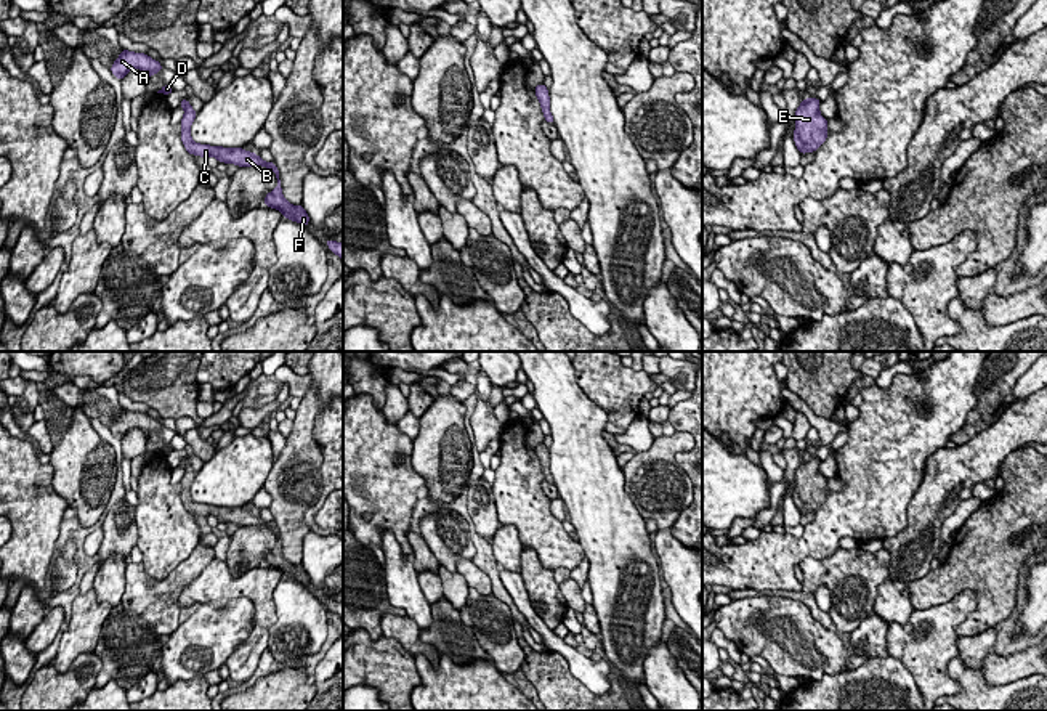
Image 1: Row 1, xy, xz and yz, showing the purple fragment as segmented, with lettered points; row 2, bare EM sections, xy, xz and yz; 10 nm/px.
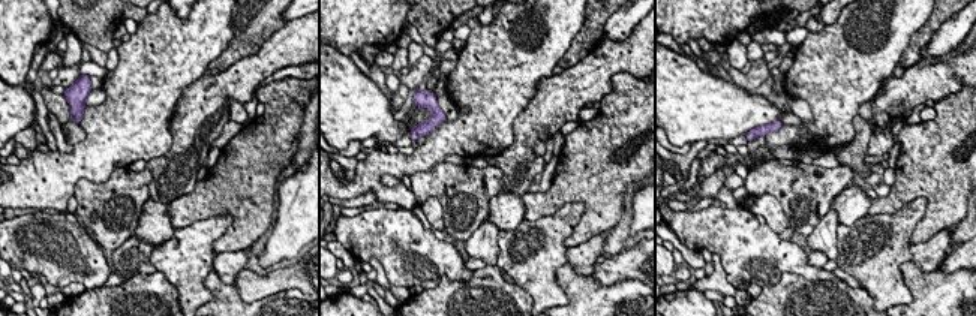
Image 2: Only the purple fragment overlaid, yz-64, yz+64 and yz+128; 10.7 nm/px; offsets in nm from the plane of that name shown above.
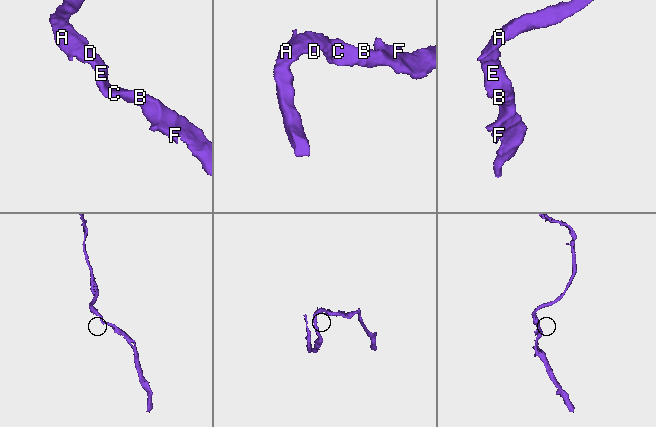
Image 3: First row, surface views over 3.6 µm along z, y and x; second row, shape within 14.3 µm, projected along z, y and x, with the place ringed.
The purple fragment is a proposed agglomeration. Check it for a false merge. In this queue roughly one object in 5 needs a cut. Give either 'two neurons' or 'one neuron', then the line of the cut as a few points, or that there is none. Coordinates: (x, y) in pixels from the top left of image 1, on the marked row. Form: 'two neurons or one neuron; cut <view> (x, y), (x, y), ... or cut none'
one neuron; cut none

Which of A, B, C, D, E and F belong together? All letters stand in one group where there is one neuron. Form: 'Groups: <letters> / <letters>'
Groups: A B C D E F

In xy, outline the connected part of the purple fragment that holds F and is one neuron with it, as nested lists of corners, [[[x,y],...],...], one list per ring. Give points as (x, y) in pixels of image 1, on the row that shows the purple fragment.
[[[181,100],[180,106],[184,109],[184,116],[180,122],[183,128],[181,141],[189,154],[202,157],[212,156],[216,157],[218,162],[236,164],[239,167],[250,167],[250,165],[268,167],[269,170],[274,172],[277,178],[277,186],[269,194],[265,196],[265,205],[277,209],[282,212],[285,218],[293,220],[303,226],[308,226],[309,217],[303,209],[303,205],[292,205],[289,201],[284,199],[279,180],[279,170],[274,162],[265,162],[261,157],[257,156],[257,152],[249,152],[244,148],[221,148],[221,146],[194,143],[189,128],[196,119],[196,111],[192,109],[188,100]]]

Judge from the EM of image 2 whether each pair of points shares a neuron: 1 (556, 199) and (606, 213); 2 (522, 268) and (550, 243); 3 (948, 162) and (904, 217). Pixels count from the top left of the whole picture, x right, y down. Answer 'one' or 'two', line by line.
1: one
2: one
3: two

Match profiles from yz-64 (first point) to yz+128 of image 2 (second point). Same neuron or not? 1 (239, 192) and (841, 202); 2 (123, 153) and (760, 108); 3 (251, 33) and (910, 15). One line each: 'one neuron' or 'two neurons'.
1: two neurons
2: two neurons
3: two neurons

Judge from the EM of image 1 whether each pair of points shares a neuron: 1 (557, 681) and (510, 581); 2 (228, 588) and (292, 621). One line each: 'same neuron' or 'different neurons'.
1: different neurons
2: different neurons

